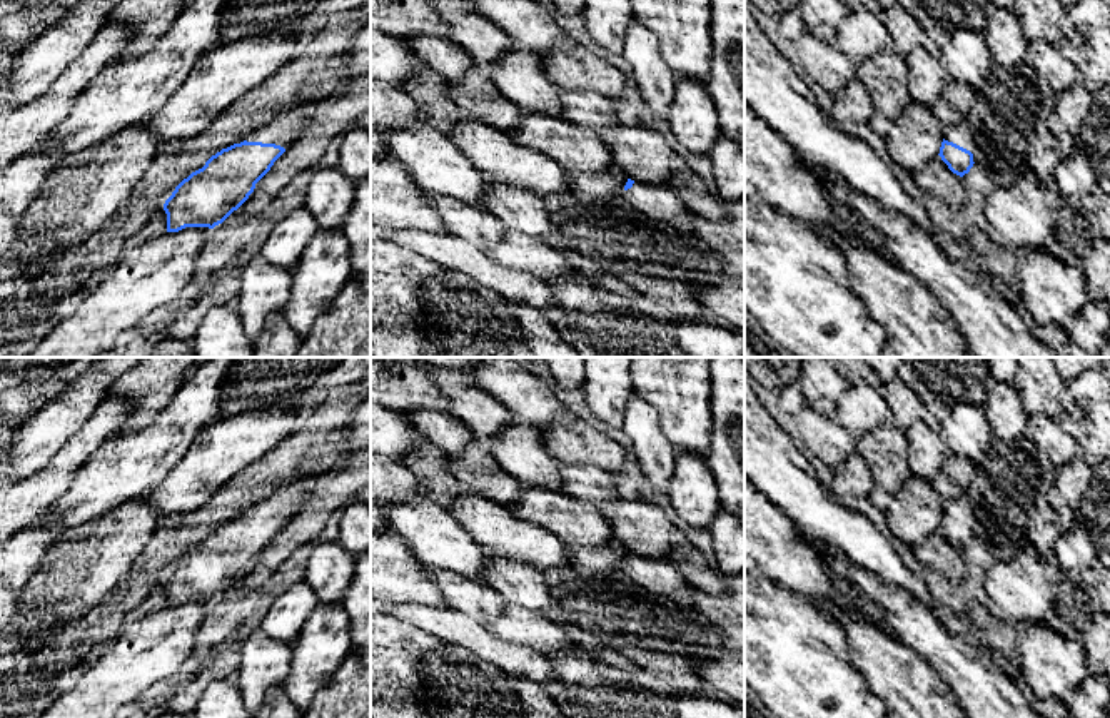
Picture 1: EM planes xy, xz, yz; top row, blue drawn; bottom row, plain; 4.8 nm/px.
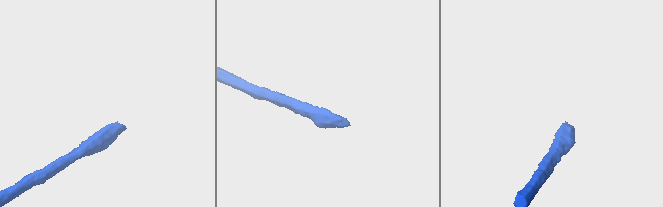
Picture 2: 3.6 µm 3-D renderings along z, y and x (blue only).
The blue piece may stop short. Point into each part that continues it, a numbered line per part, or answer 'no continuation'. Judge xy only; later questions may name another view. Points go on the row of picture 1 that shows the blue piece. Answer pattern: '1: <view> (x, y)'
1: xy (284, 129)

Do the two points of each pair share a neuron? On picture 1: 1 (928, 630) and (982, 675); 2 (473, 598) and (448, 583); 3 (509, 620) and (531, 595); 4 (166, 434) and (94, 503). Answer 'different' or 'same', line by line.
1: same
2: same
3: different
4: same

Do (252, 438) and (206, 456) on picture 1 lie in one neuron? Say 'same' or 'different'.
same

